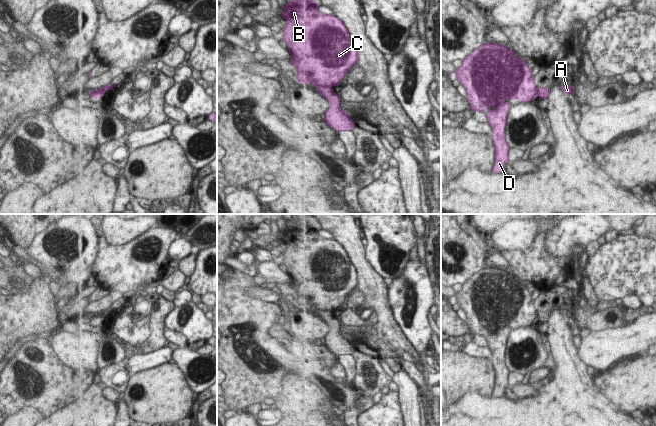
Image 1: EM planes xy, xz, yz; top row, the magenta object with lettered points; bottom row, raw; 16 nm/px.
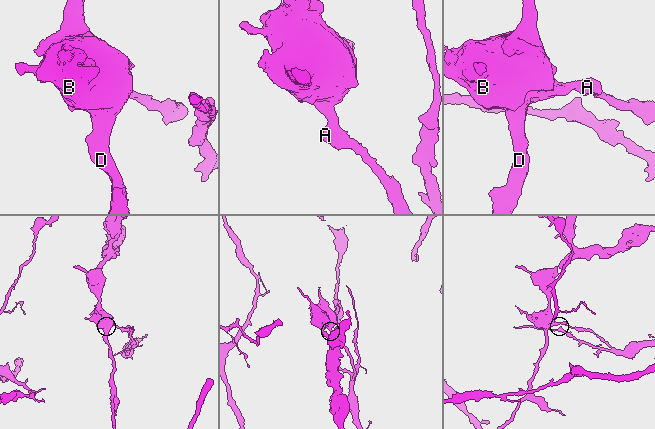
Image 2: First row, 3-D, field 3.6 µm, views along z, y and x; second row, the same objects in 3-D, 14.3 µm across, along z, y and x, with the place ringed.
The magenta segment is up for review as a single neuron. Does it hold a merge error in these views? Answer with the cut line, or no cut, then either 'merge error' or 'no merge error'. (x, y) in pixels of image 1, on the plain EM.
cut xz (317, 309), (331, 311); merge error

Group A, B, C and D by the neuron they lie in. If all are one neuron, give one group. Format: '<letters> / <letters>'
A / B C D

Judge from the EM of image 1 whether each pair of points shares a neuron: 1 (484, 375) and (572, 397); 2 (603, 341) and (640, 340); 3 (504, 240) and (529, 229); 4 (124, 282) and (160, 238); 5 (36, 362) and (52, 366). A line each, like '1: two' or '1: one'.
1: two
2: one
3: one
4: one
5: one

